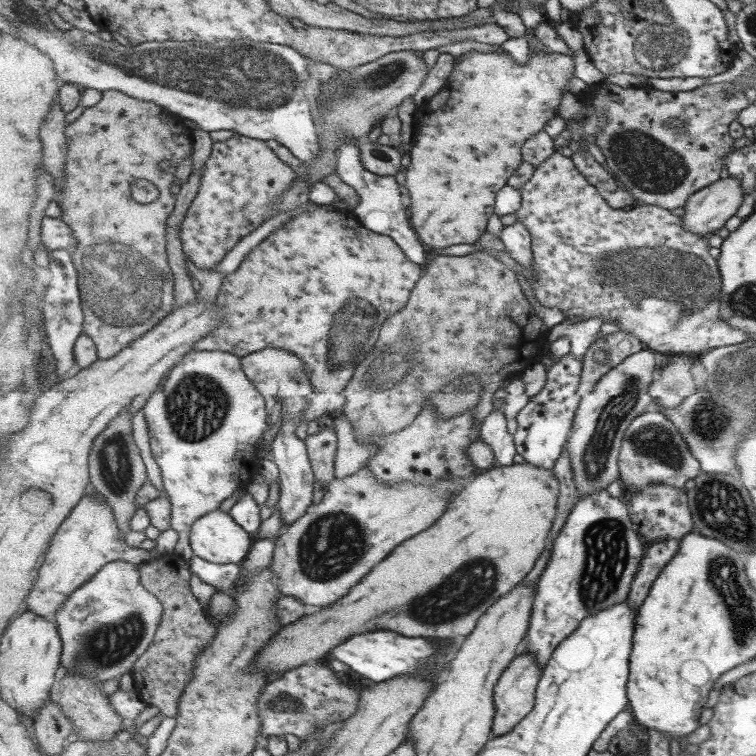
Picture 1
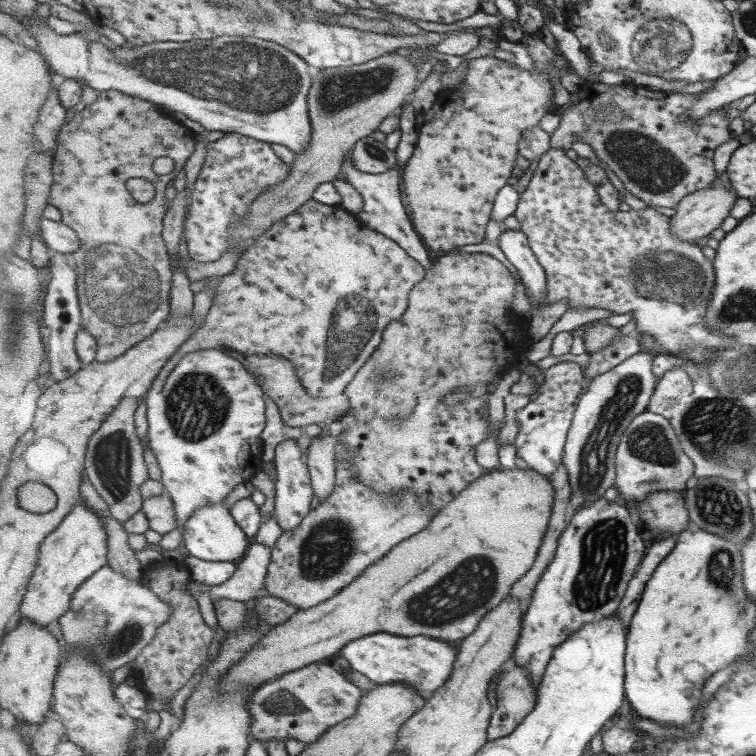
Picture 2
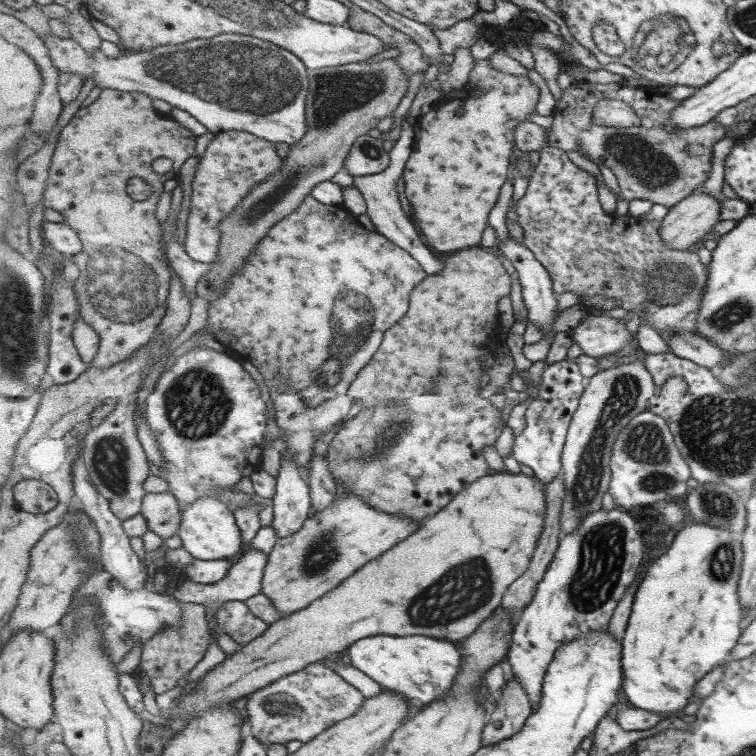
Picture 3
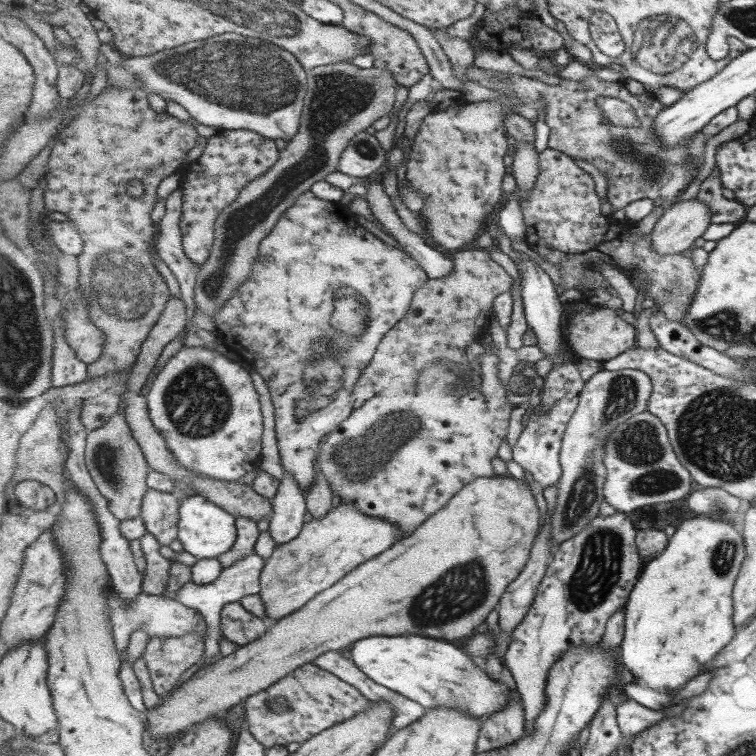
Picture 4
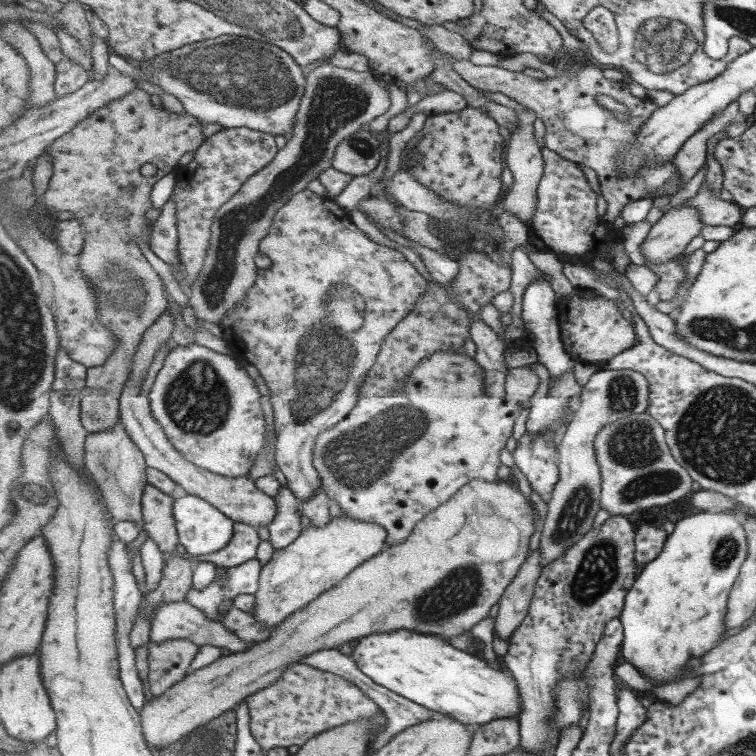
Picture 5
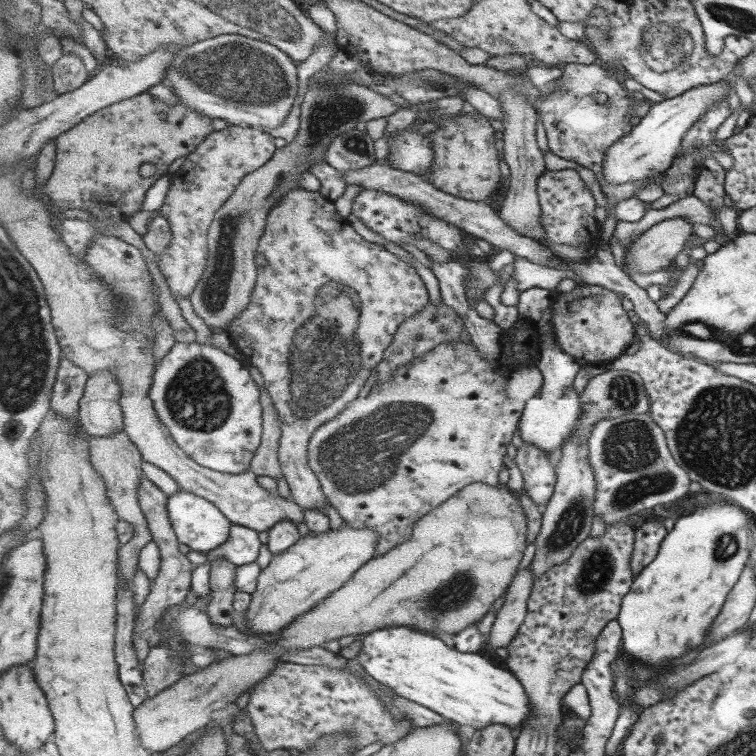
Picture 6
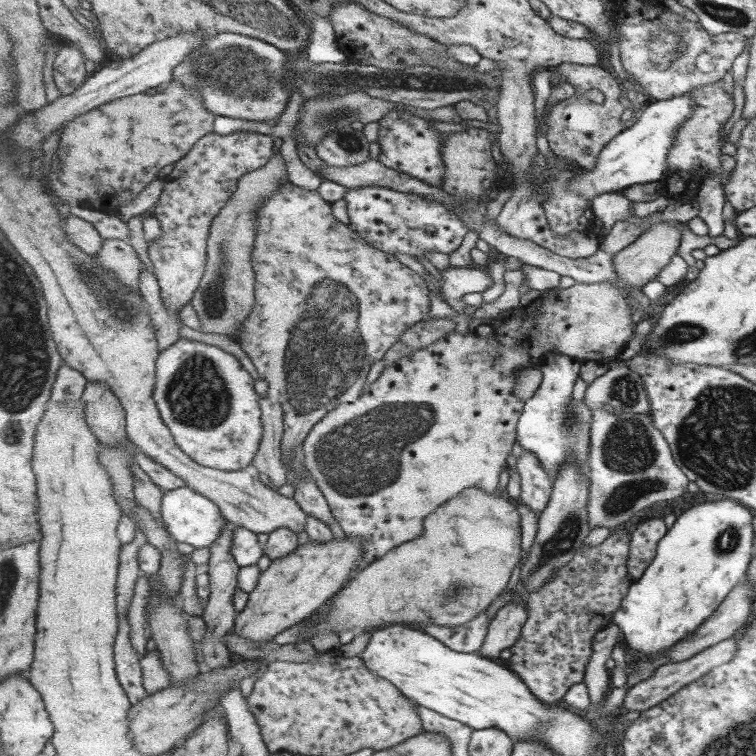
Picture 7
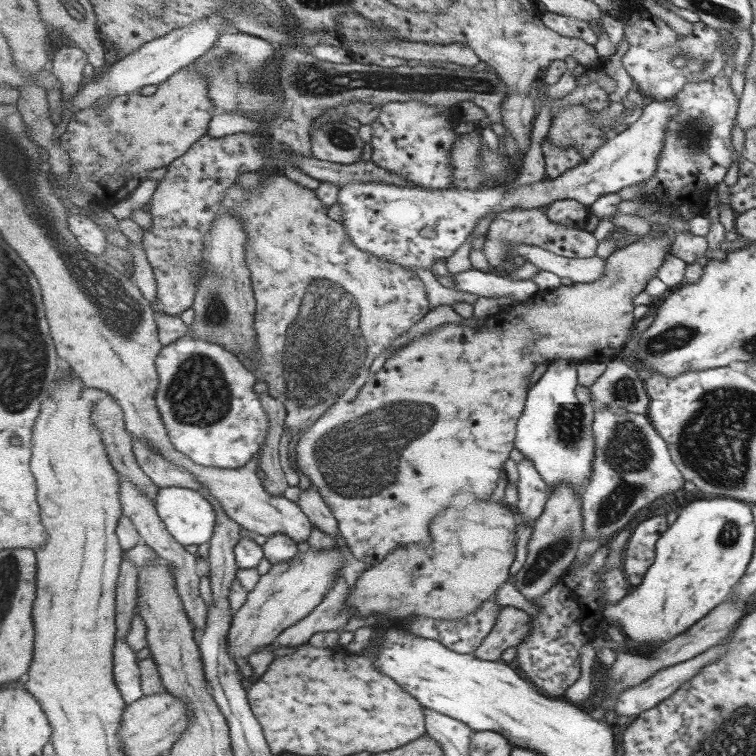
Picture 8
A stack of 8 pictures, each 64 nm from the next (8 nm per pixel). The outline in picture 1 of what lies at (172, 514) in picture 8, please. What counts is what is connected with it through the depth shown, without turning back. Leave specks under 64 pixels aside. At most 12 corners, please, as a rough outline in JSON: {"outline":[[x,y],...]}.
{"outline":[[218,508],[193,523],[194,553],[241,564],[256,539]]}

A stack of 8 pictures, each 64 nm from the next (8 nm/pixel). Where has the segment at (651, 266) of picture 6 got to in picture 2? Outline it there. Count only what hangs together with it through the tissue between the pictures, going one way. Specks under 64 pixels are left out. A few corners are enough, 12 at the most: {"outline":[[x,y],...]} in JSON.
{"outline":[[715,185],[688,194],[671,216],[684,241],[724,228],[738,192]]}

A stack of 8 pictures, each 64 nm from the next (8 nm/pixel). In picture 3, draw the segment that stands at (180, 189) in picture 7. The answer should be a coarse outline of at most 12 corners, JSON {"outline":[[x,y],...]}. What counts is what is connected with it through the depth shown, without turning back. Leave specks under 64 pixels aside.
{"outline":[[217,132],[191,183],[184,247],[212,263],[224,218],[284,159]]}

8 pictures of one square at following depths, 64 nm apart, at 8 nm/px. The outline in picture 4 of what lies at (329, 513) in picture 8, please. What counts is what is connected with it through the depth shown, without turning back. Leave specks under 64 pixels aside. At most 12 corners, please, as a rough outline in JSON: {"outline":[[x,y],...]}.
{"outline":[[302,194],[210,317],[268,385],[283,470],[430,279]]}

